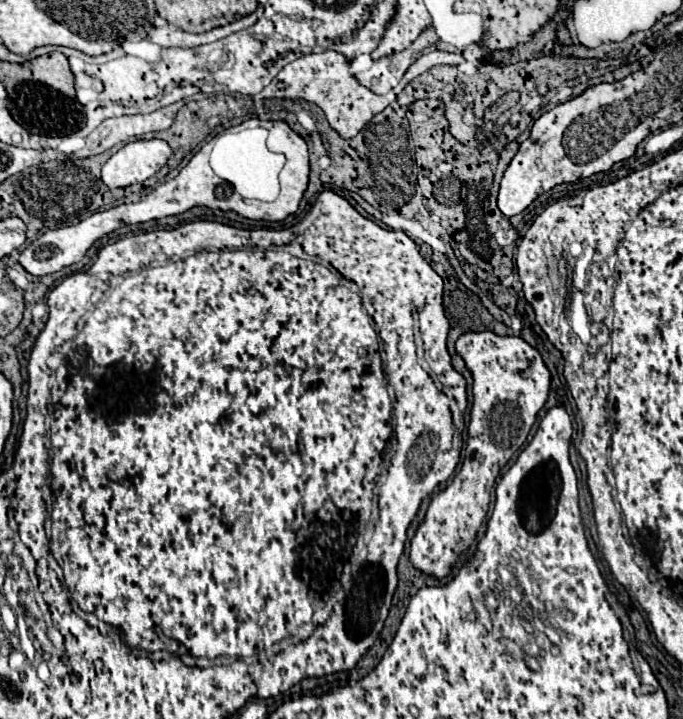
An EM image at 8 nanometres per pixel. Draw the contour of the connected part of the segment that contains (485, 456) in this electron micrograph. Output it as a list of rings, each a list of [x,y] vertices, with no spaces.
[[[466,332],[456,344],[456,354],[472,372],[472,410],[468,440],[460,472],[436,496],[432,496],[424,520],[410,542],[410,562],[424,574],[444,578],[456,560],[456,548],[466,550],[486,518],[490,490],[496,484],[500,468],[520,450],[536,422],[540,408],[546,404],[550,390],[550,372],[538,350],[518,336],[498,336],[494,332]]]

